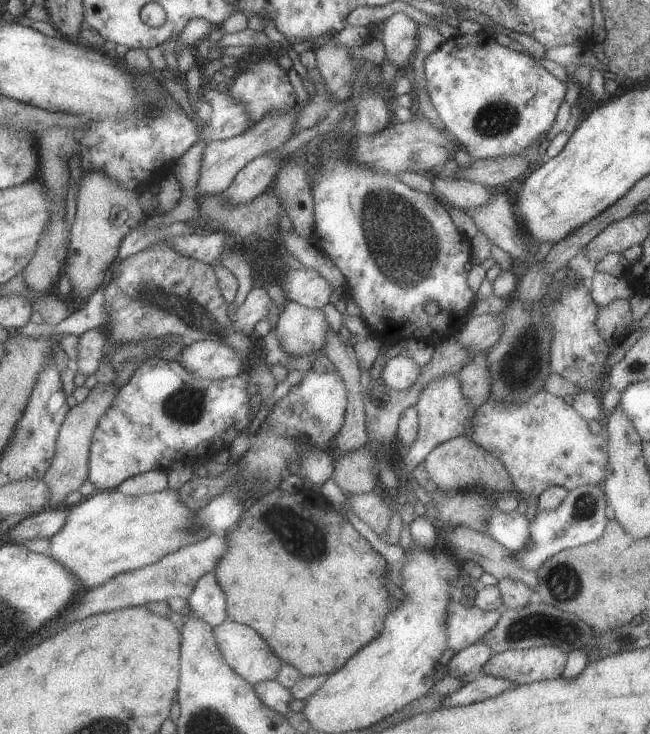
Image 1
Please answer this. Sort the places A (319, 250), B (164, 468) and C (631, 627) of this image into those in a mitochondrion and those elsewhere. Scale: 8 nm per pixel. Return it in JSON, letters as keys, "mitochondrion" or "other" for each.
{"A":"other","B":"other","C":"other"}

